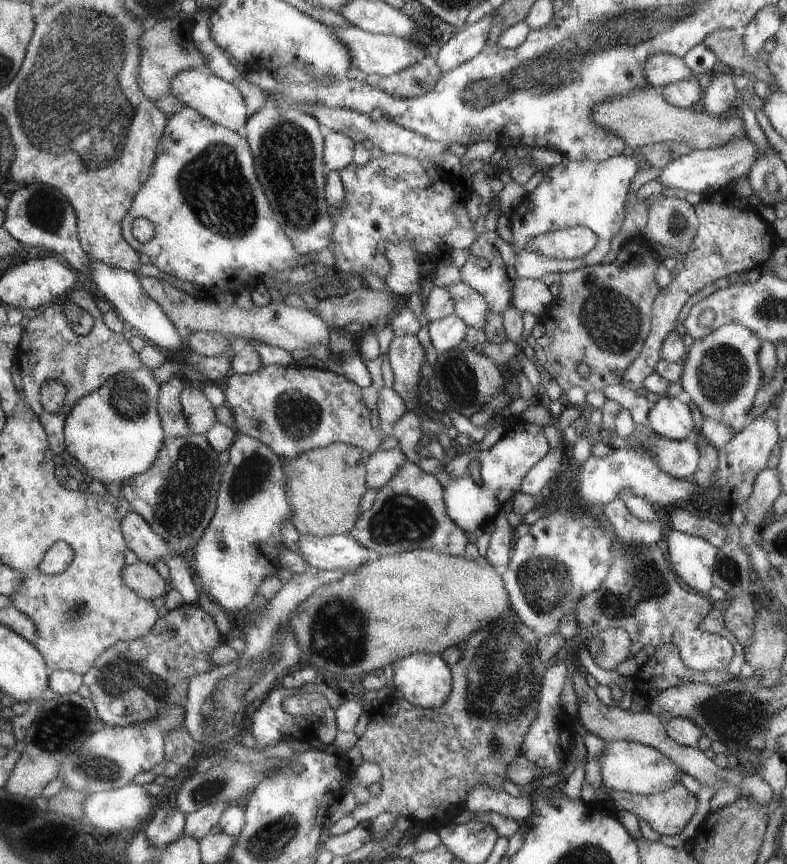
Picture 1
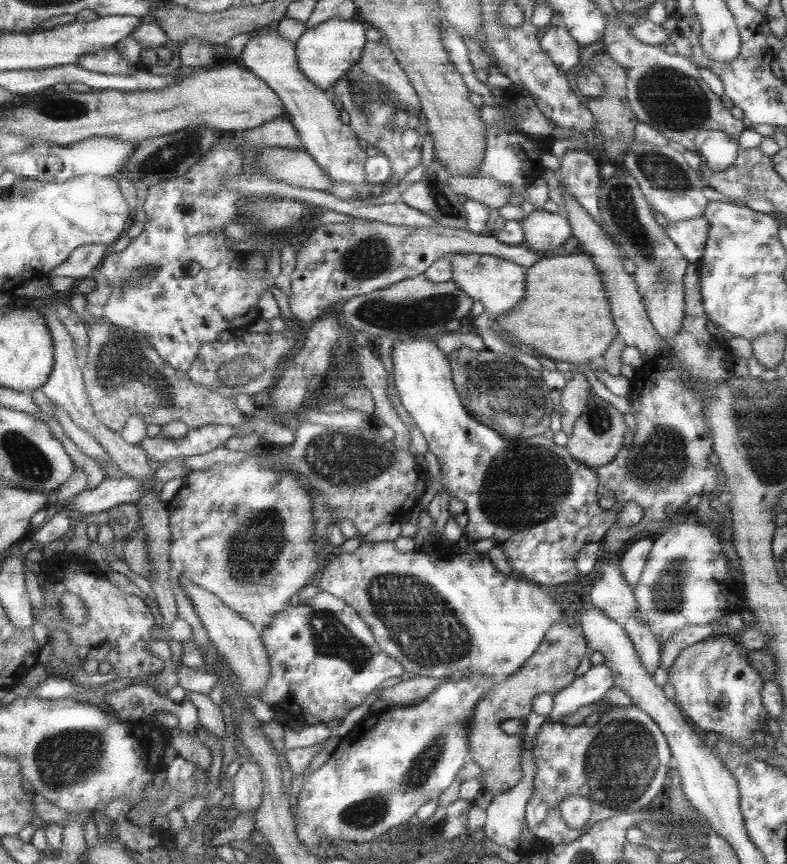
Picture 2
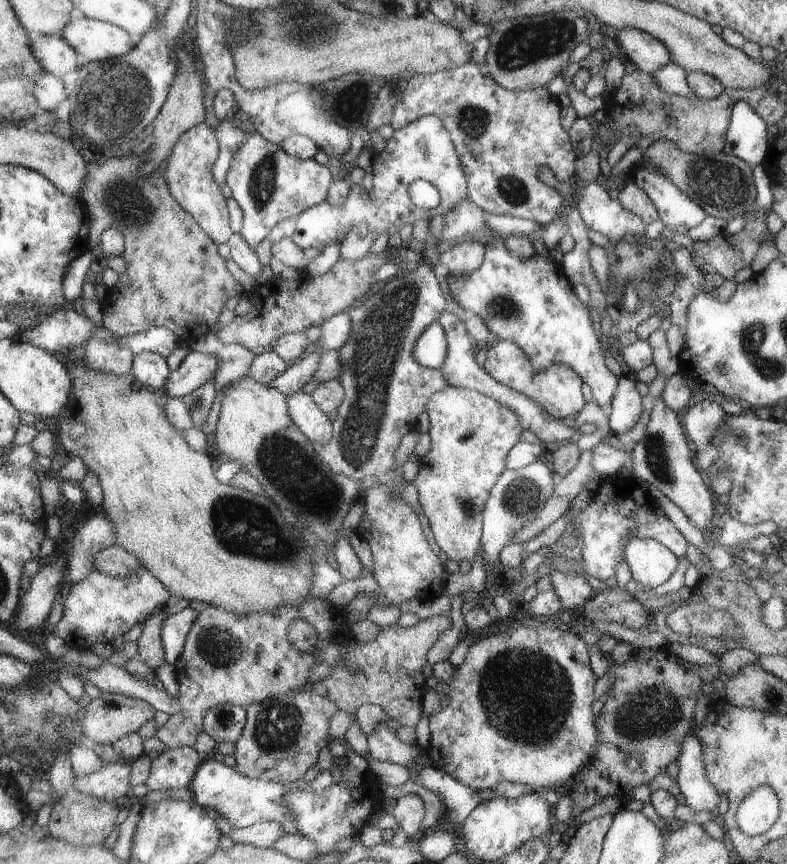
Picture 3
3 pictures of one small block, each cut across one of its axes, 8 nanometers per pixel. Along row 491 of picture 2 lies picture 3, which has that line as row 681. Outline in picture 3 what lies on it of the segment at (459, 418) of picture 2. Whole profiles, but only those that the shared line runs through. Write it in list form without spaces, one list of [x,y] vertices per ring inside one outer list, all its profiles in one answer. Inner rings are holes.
[[[525,625],[501,630],[495,635],[489,635],[471,646],[466,659],[462,665],[455,669],[453,678],[447,682],[447,698],[449,704],[443,710],[430,715],[431,744],[427,750],[430,753],[433,766],[443,769],[455,780],[465,784],[465,786],[474,788],[477,791],[493,788],[499,782],[515,782],[529,786],[531,790],[566,790],[573,785],[573,779],[577,772],[581,772],[595,756],[595,748],[599,746],[597,738],[597,728],[595,728],[595,716],[591,712],[591,703],[593,698],[593,685],[597,676],[589,668],[589,646],[575,634],[574,630],[567,632],[558,629],[549,629],[546,627],[528,628]]]

